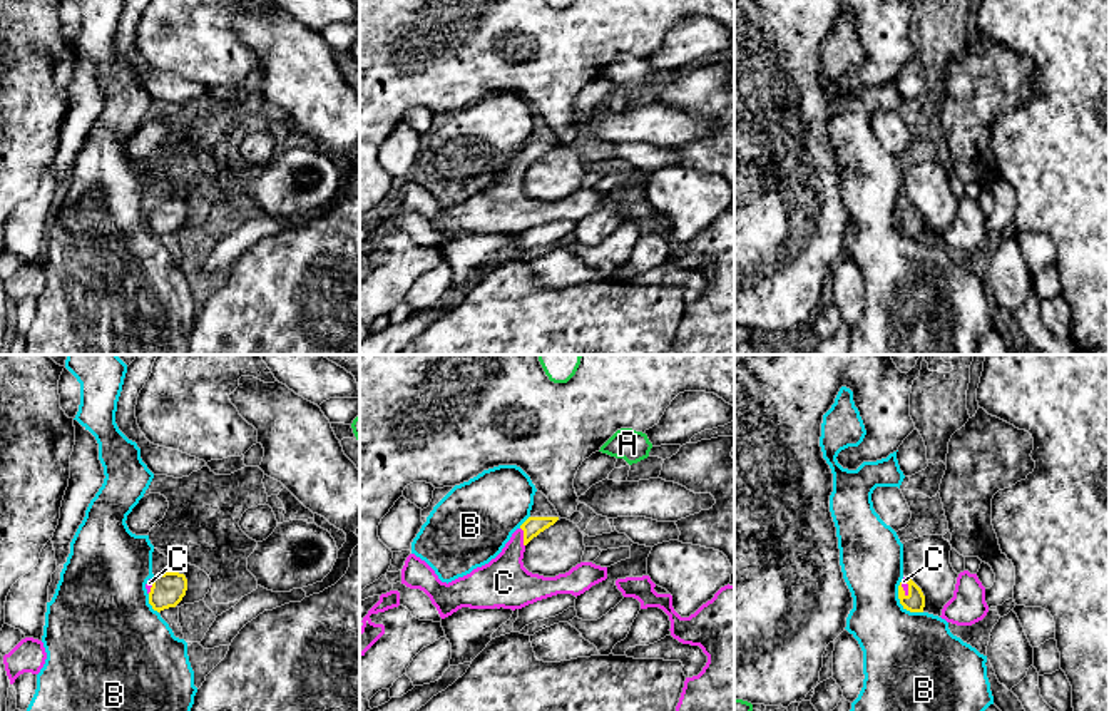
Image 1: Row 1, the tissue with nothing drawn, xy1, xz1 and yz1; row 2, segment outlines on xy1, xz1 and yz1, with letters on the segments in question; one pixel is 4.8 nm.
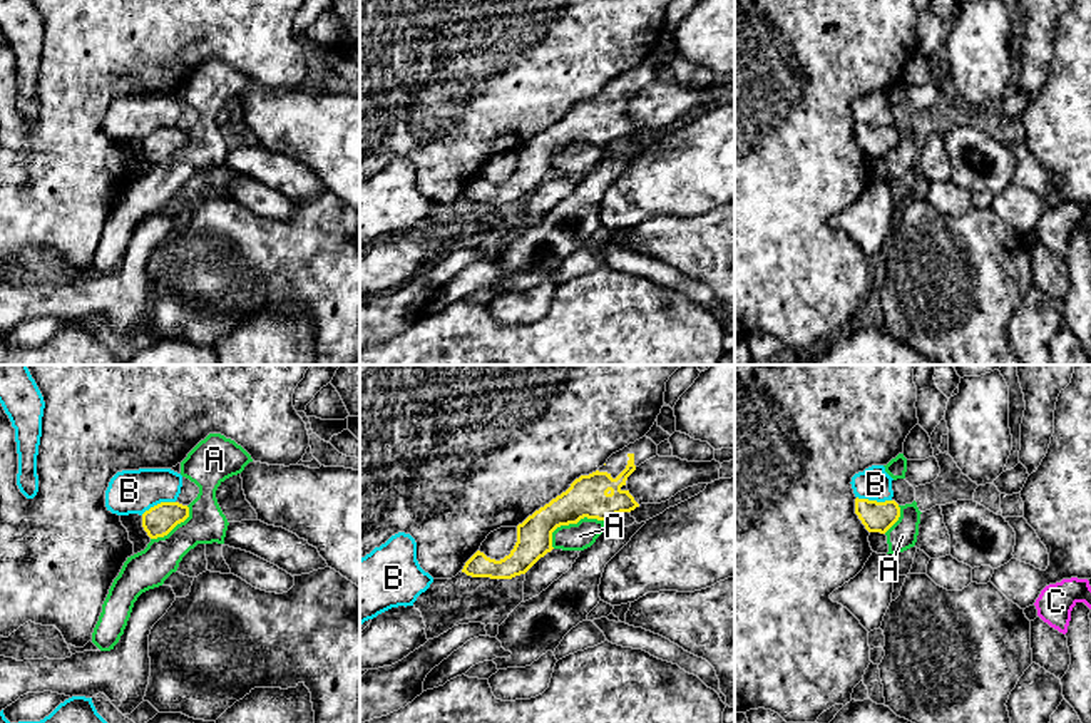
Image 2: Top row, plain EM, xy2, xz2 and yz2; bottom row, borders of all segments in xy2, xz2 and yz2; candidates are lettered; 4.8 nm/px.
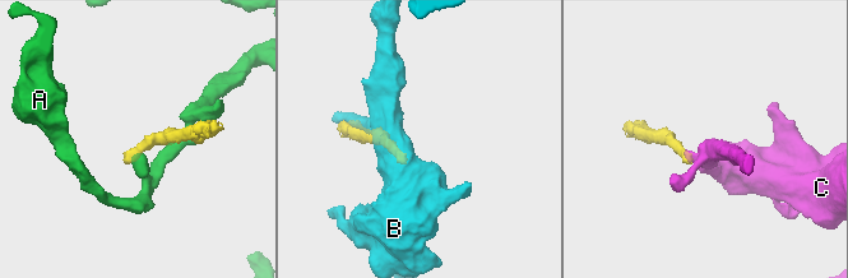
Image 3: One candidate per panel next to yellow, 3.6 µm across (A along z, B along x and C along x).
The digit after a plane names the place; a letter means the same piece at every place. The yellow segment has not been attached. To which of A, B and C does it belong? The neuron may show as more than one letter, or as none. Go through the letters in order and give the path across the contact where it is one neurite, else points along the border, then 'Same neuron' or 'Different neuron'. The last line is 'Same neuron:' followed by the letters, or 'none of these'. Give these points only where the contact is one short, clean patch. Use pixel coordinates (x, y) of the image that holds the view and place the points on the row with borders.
A: Different neuron
B: Different neuron
C: Path across: xz1 (532, 526), (524, 537), (511, 556), (504, 583). Same neuron
Same neuron: C

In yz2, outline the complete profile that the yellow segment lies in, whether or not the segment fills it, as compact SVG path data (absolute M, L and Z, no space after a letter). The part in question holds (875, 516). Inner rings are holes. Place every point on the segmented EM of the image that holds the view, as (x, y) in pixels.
M855 499L855 514L868 532L885 534L900 517L900 507L895 500Z

